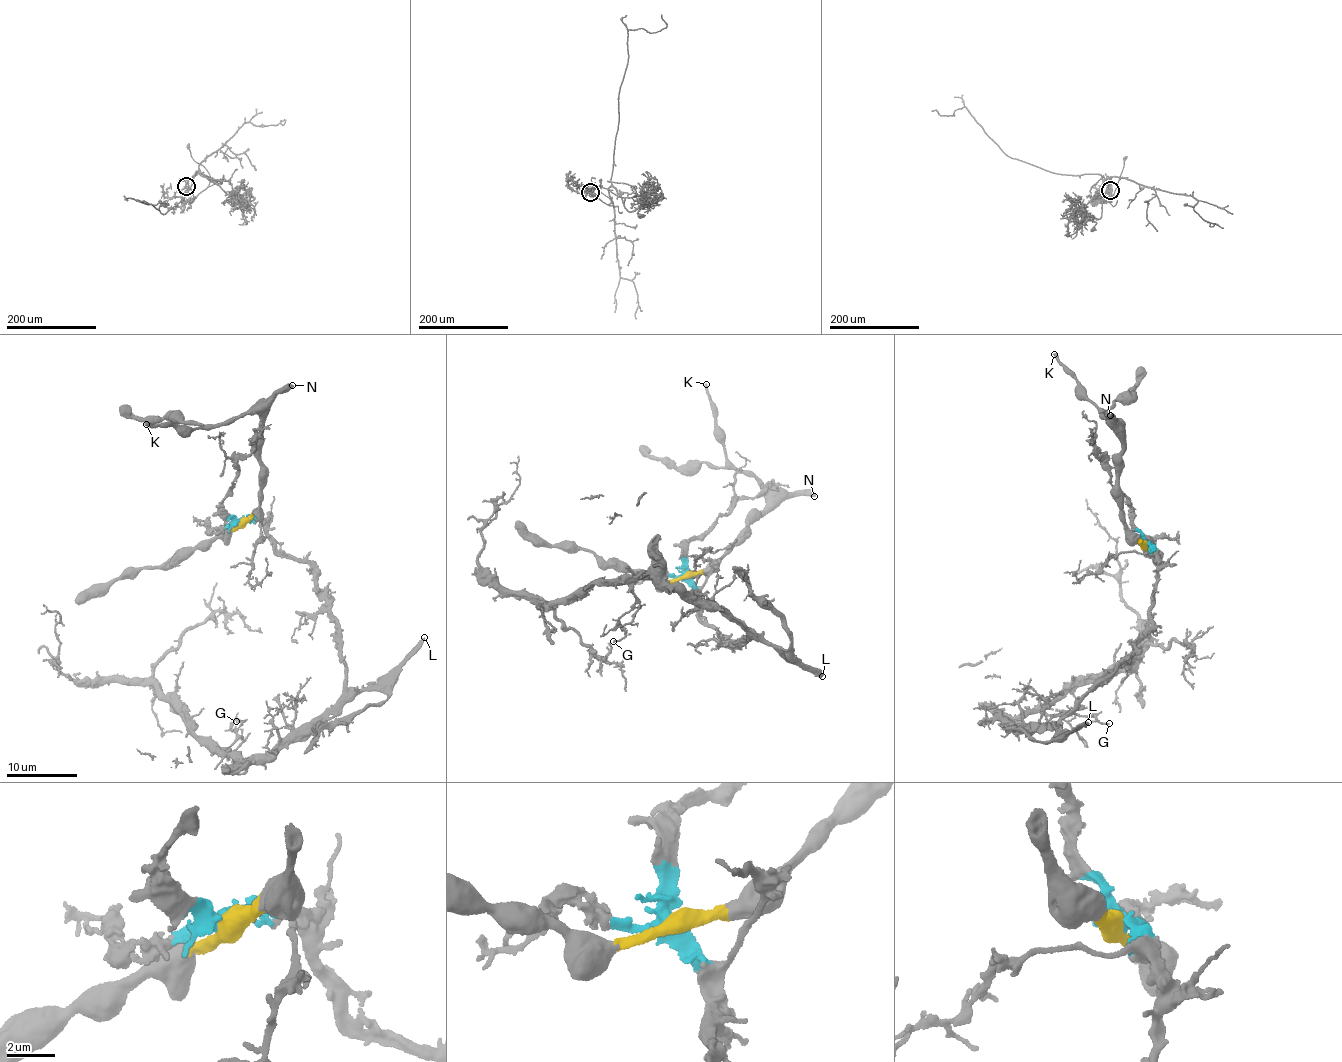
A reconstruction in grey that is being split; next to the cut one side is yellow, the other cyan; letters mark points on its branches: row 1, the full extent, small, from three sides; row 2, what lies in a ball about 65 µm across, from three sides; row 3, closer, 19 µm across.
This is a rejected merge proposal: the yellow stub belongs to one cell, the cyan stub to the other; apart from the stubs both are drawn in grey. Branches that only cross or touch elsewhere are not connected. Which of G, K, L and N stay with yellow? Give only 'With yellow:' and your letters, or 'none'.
With yellow: K, N

